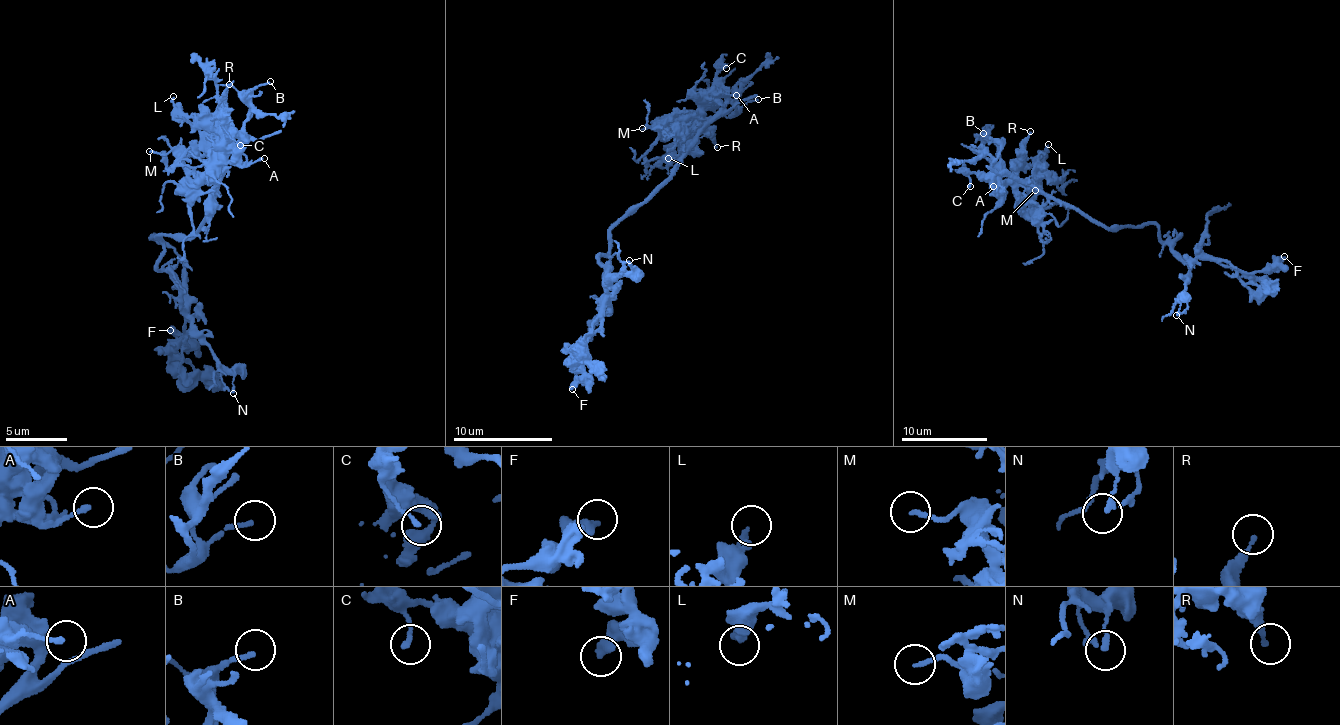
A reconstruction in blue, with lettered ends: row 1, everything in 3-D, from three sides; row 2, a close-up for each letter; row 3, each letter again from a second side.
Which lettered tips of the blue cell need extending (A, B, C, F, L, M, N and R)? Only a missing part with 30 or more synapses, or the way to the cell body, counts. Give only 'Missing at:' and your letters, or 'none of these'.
Missing at: none of these

